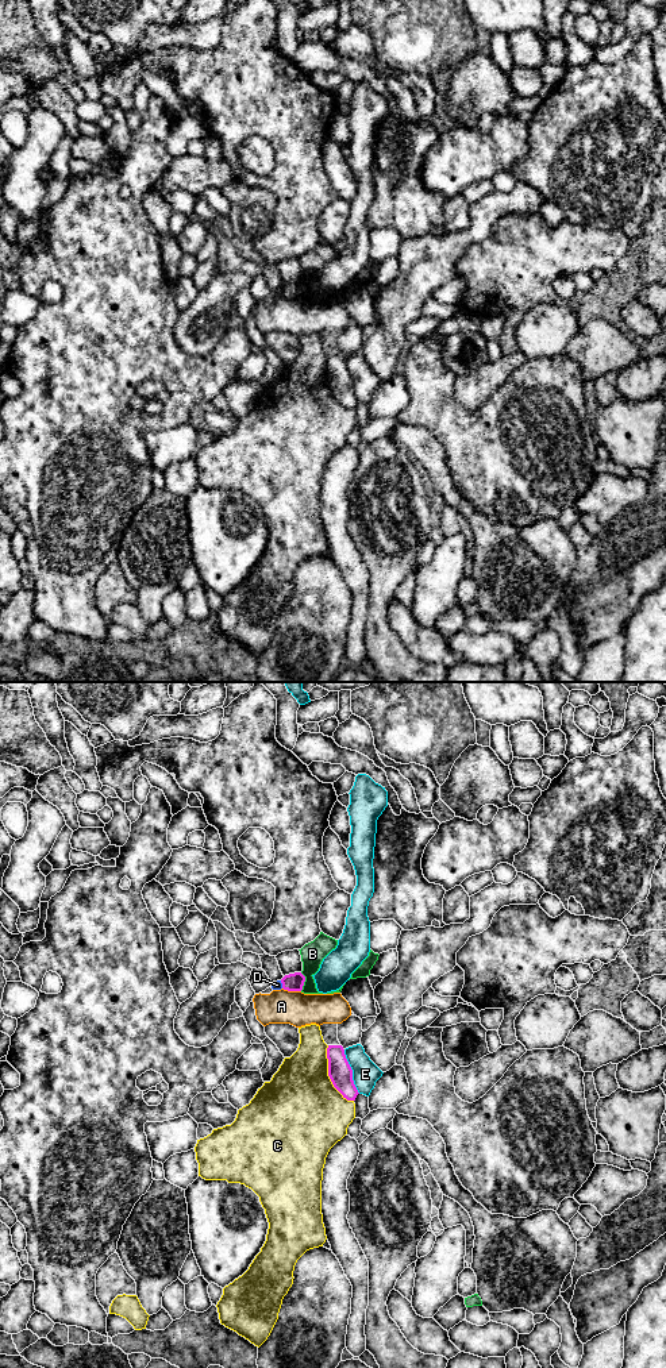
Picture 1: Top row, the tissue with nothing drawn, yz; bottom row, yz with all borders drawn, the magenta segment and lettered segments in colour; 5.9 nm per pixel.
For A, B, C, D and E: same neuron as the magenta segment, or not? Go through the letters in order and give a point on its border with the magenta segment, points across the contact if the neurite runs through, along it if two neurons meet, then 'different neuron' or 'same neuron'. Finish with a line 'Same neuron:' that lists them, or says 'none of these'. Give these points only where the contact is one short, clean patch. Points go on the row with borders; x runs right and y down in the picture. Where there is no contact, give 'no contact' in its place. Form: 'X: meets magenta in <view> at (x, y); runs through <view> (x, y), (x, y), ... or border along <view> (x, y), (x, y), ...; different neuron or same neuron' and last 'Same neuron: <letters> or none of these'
A: meets magenta in yz at (292, 990); border along yz (283, 987), (291, 991), (300, 991); different neuron
B: meets magenta in yz at (304, 981); border along yz (300, 972), (304, 977), (301, 990); different neuron
C: meets magenta in yz at (328, 1075); different neuron
D: meets magenta in yz at (283, 985); border along yz (280, 981), (283, 987); different neuron
E: meets magenta in yz at (351, 1071); different neuron
Same neuron: none of these

